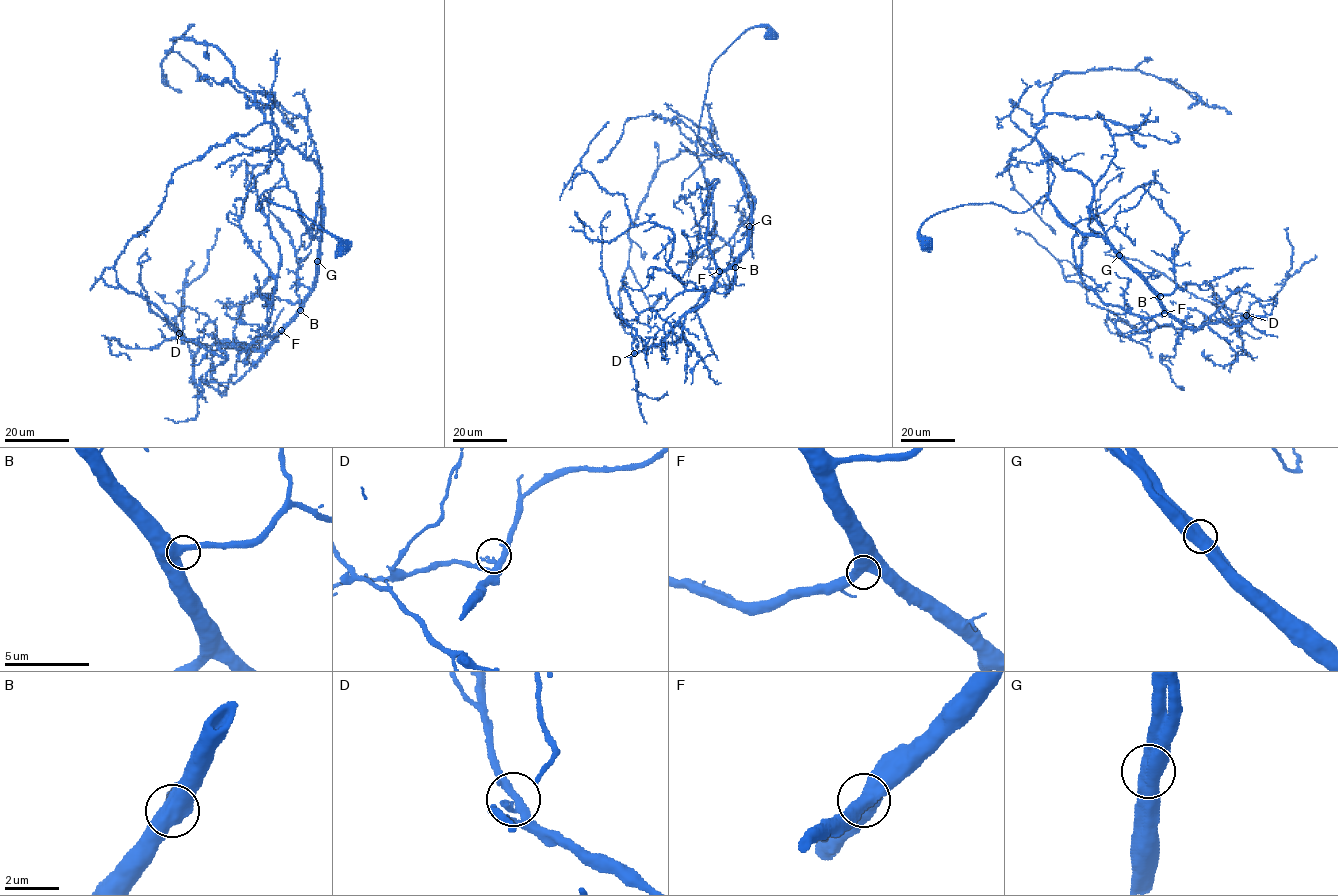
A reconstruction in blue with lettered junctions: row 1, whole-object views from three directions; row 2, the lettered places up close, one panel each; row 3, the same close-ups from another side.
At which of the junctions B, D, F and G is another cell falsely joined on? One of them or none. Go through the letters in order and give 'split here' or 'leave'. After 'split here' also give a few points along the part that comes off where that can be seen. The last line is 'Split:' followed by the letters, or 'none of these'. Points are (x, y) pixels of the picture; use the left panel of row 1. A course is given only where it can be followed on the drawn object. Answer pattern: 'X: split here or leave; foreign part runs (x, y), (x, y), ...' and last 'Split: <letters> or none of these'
B: leave
D: leave
F: leave
G: leave
Split: none of these

